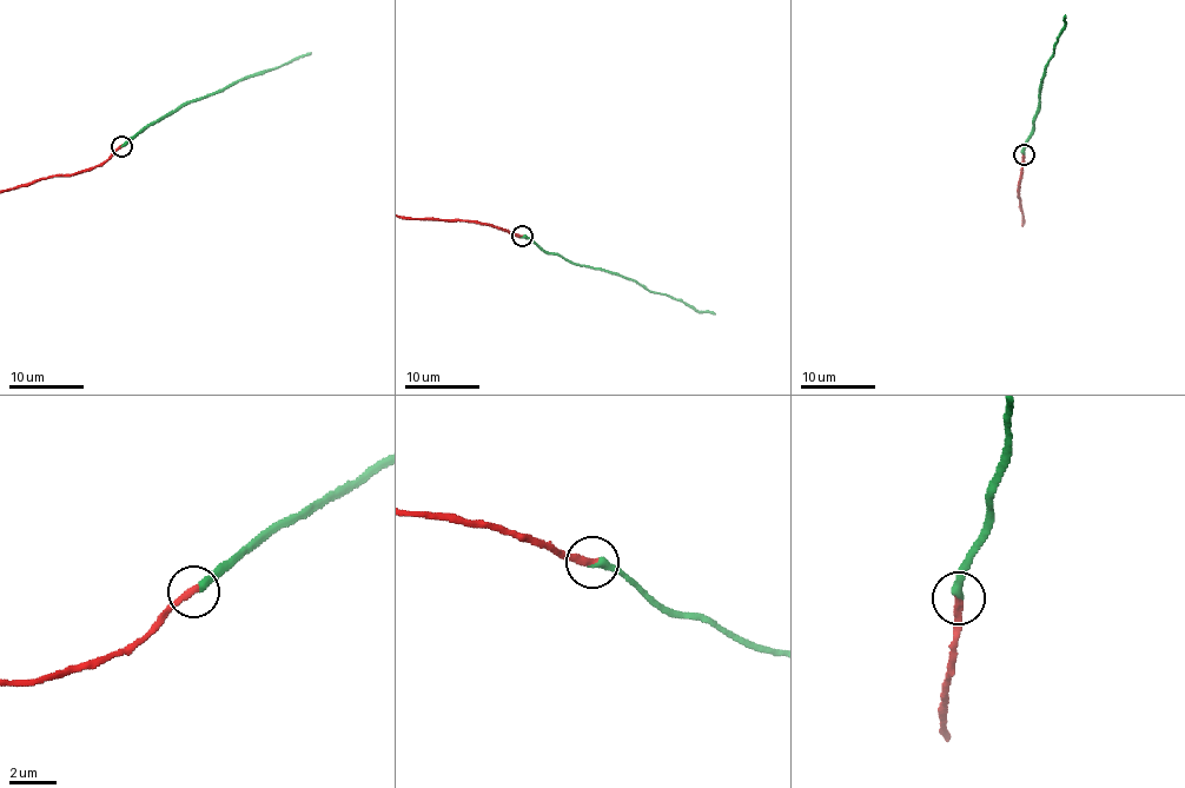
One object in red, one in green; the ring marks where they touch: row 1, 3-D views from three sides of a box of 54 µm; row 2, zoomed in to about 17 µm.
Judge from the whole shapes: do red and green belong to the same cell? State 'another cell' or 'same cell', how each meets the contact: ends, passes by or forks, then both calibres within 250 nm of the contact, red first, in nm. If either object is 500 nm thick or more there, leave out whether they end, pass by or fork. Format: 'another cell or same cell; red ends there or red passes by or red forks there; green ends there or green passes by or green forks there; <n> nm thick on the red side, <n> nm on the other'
same cell; red ends there; green ends there; 320 nm thick on the red side, 320 nm on the other

